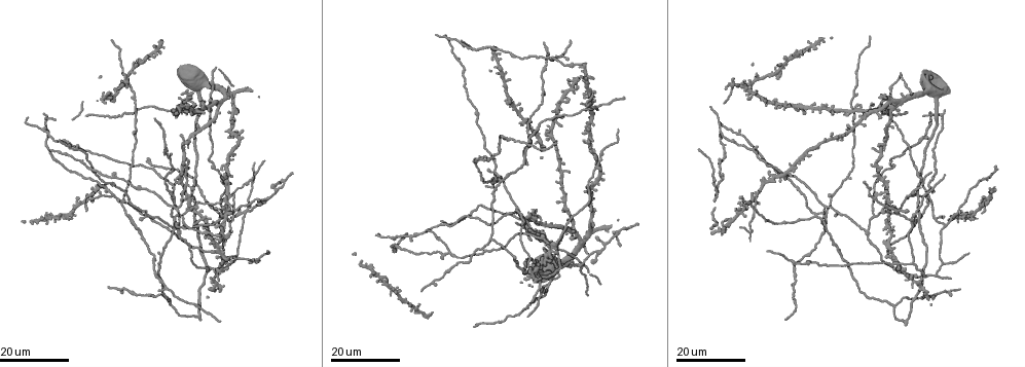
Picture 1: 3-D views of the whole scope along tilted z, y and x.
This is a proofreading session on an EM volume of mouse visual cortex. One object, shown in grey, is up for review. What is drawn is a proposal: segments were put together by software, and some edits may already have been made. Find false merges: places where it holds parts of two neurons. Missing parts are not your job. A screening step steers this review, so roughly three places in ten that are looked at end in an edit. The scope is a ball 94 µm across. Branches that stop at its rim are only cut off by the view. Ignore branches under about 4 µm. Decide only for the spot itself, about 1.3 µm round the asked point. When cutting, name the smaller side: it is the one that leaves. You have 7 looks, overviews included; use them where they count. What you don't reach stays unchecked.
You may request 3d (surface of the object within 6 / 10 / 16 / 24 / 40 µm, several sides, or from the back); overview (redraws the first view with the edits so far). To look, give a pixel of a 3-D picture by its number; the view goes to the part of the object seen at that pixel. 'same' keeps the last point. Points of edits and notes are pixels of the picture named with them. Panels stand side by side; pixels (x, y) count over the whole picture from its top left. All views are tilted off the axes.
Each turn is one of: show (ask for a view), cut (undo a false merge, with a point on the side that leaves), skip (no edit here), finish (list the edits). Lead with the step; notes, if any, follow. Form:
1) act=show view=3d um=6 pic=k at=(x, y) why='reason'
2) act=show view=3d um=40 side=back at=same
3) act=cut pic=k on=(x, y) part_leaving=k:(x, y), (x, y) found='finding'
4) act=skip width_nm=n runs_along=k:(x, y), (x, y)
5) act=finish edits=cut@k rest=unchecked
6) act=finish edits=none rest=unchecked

act=show view=3d um=16 pic=1 at=(714, 197) why='three arms meet'

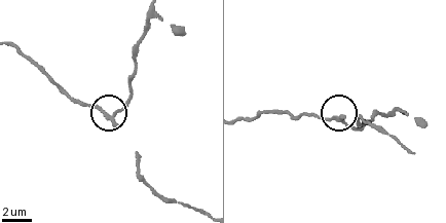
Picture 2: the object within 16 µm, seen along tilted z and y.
act=show view=3d um=10 pic=2 at=(342, 121) why='closer look'

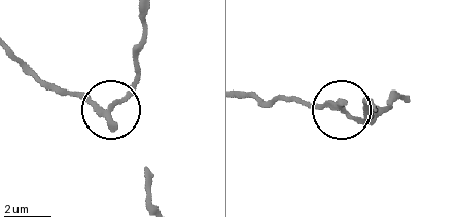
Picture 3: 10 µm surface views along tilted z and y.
act=cut pic=3 on=(83, 98) side_arm_um=19 part_leaving=3:(105, 117), (78, 98), (48, 89), (14, 58) found='two neurons meet here'

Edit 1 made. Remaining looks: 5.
act=show view=3d um=16 pic=1 at=(754, 212) why='two arms in line, one across'

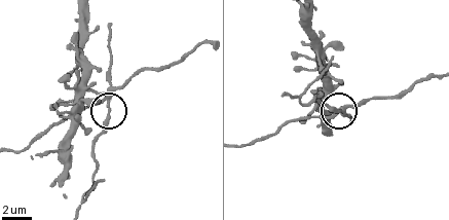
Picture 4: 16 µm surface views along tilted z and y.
act=show view=3d um=6 pic=4 at=(107, 101) why='zoom in'

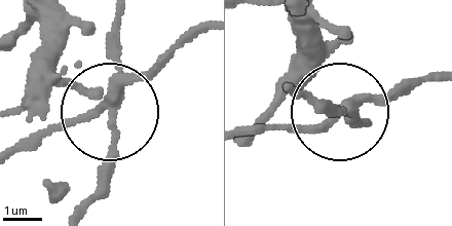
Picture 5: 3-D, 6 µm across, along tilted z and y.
act=cut pic=5 on=(107, 42) width_nm=190 part_leaving=5:(122, 103), (111, 179), (87, 210) found='two neurons meet here'

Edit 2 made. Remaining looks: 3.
act=show view=overview

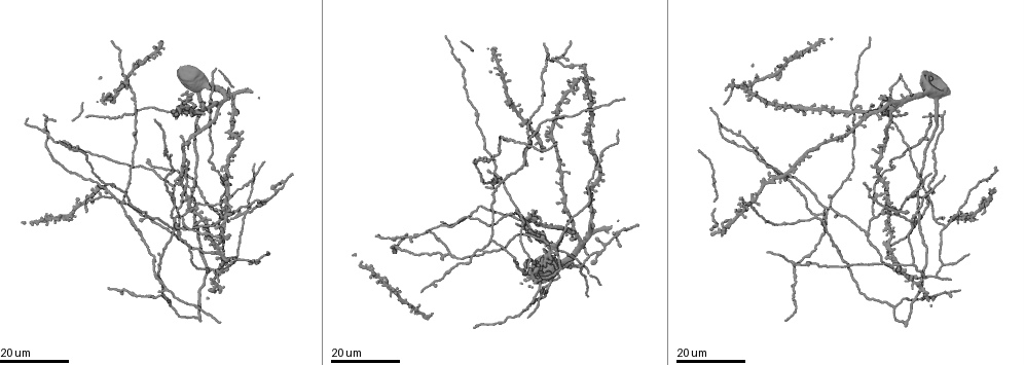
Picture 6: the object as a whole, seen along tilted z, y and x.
act=show view=3d um=24 pic=6 at=(872, 219) why='branch point'

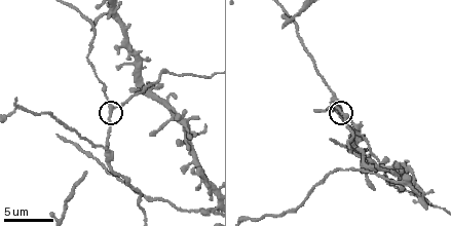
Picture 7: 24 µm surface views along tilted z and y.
act=show view=3d um=6 pic=7 at=(111, 104)

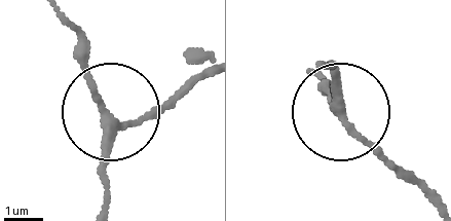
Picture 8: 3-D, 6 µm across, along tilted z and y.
act=skip runs_along=8:(200, 72), (143, 114), (120, 118), (101, 103), (79, 29) found='all the same neuron'

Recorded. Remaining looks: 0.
act=finish edits=cut@3,cut@5 rest=unchecked

